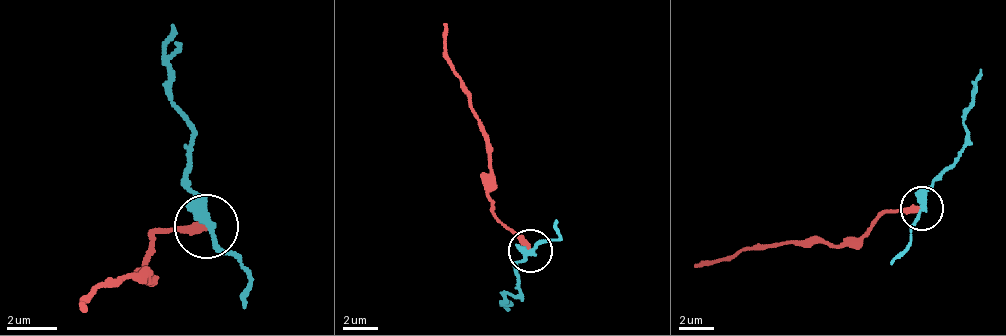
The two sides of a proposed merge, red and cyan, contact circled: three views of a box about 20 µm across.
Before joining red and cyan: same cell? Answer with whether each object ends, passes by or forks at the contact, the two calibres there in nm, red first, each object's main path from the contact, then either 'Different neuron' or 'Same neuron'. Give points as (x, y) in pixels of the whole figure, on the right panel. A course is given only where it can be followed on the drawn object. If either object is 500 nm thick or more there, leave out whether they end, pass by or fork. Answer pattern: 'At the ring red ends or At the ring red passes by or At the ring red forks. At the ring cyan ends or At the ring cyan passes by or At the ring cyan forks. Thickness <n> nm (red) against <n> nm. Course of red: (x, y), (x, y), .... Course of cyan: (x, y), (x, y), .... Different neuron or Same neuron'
At the ring red ends. At the ring cyan passes by. Thickness 340 nm (red) against 300 nm. Course of red: (920, 207), (885, 211), (837, 246), (798, 242), (746, 246), (724, 259), (693, 264). Course of cyan: (920, 207), (964, 146), (964, 115), (981, 67). Different neuron

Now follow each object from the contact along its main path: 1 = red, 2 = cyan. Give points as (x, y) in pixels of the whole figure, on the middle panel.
1: (529, 249), (494, 214), (485, 127), (446, 53), (441, 22)
2: (529, 249), (520, 293), (507, 293), (507, 310)

